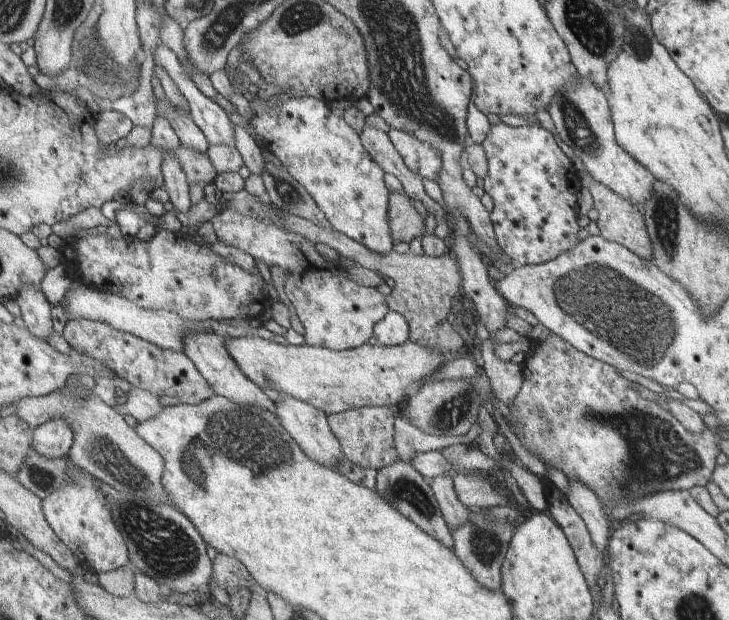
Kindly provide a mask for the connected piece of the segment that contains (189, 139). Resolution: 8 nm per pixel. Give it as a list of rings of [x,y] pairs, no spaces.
[[[156,99],[156,108],[158,108],[156,110],[158,115],[164,116],[168,122],[172,123],[173,129],[184,148],[190,148],[190,150],[200,152],[200,154],[207,152],[208,145],[204,141],[203,132],[198,127],[190,124],[187,119],[181,117],[167,99]]]

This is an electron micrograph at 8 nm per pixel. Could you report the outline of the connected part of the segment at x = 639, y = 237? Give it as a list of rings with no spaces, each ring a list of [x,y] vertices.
[[[592,182],[588,188],[590,188],[593,203],[598,212],[599,217],[596,220],[596,224],[600,230],[600,236],[625,246],[628,250],[631,250],[634,254],[642,258],[652,259],[652,242],[650,242],[641,209],[636,204],[624,200],[622,196],[614,194],[606,186],[598,184],[598,182]]]

